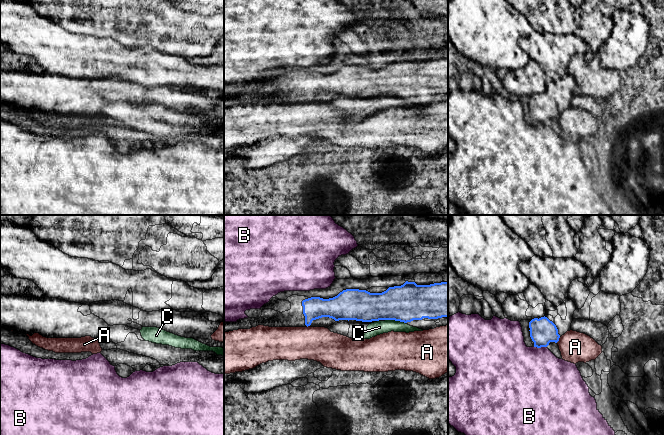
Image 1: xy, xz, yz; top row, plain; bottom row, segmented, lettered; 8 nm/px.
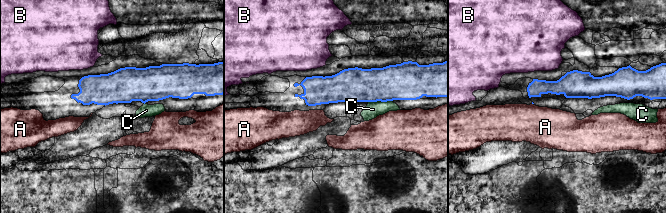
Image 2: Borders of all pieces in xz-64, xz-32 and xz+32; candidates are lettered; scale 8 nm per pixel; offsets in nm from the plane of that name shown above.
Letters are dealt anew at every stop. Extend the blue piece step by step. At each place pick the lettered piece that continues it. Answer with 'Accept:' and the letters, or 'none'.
Accept: none

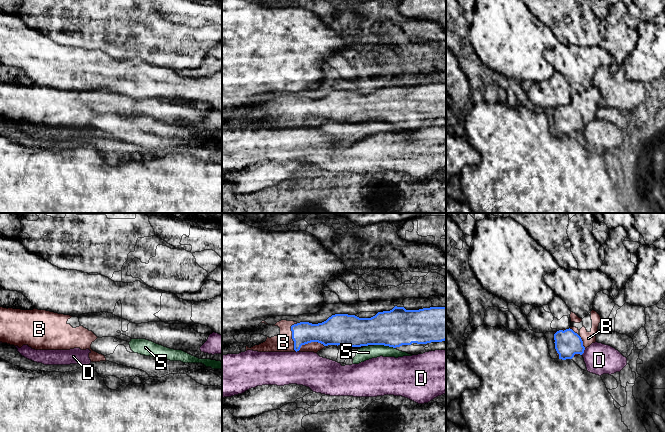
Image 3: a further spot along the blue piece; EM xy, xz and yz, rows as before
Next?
Accept: B

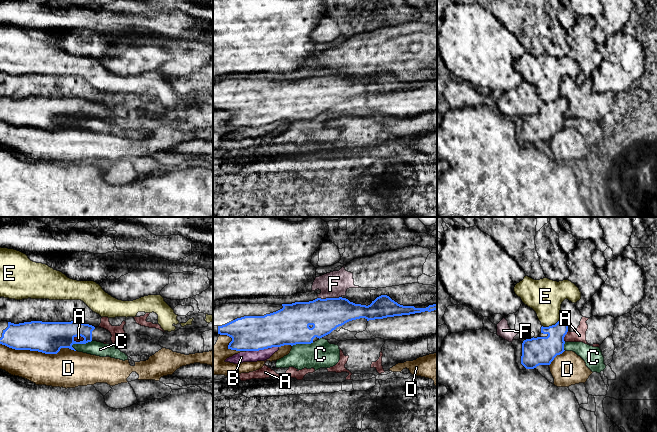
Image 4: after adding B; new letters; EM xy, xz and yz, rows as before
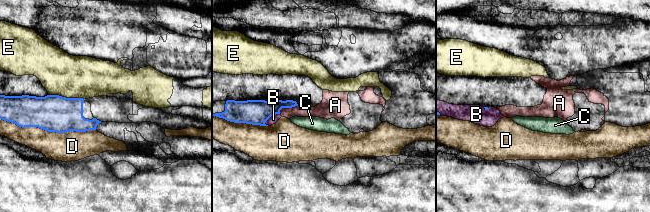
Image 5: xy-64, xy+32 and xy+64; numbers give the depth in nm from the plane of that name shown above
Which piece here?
Accept: none

